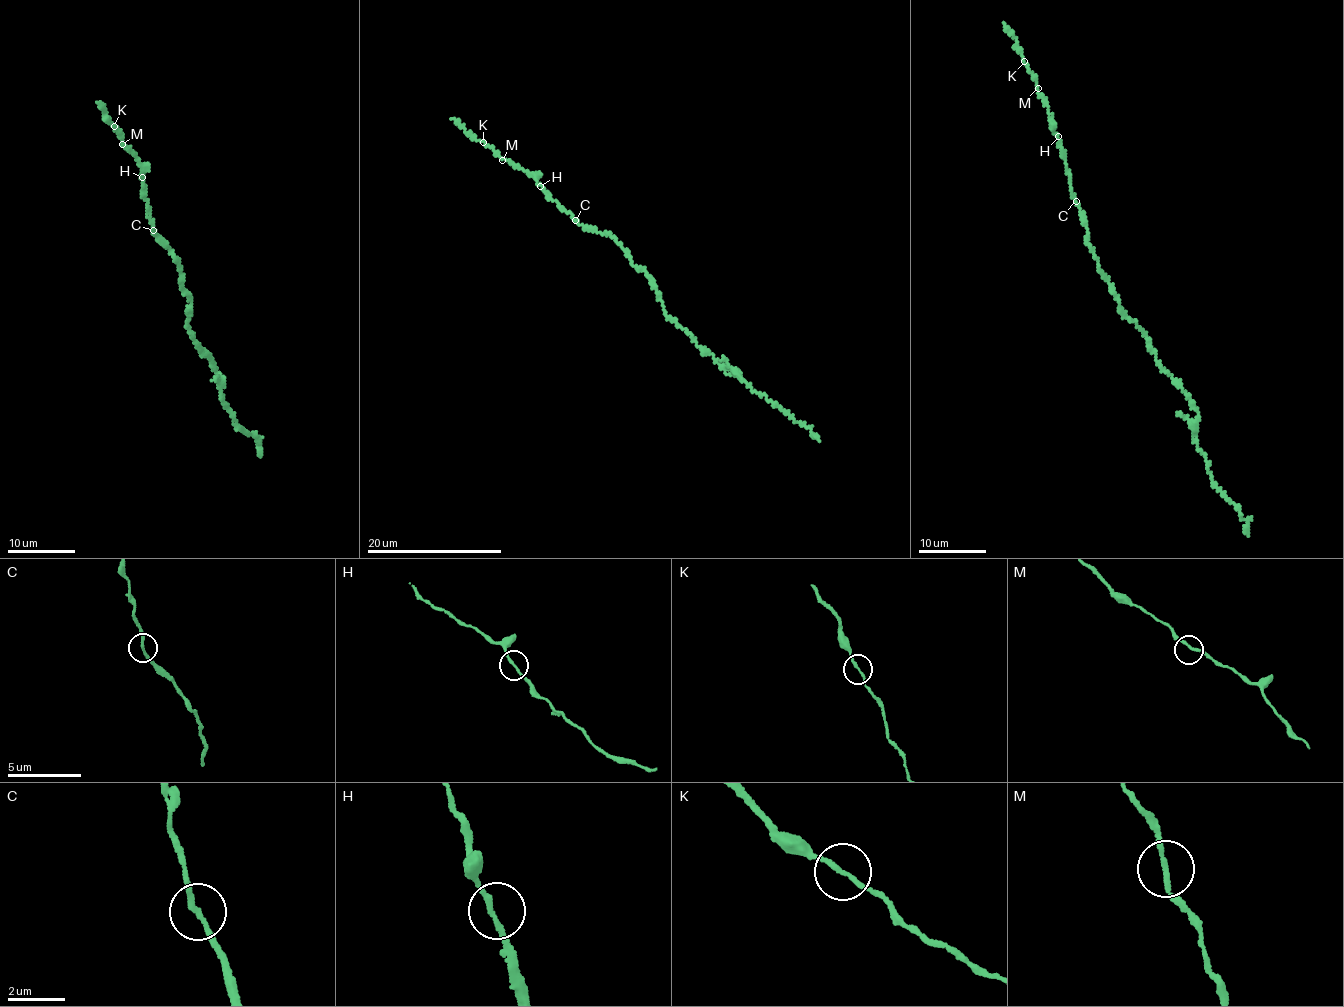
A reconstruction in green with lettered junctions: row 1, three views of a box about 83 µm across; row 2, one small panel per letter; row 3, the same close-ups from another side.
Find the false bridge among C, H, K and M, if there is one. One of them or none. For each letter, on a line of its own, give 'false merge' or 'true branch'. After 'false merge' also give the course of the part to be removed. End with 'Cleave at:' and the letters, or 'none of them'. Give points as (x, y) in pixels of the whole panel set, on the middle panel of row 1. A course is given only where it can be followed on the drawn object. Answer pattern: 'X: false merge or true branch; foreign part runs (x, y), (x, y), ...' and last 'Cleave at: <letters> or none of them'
C: false merge; foreign part runs (575, 221), (610, 234), (631, 262), (652, 278), (665, 313), (731, 376), (736, 372), (818, 440)
H: true branch
K: true branch
M: true branch
Cleave at: C

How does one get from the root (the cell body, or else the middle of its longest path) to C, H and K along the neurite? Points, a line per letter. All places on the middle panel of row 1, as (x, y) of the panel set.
C: (638, 269), (609, 233), (584, 228), (575, 221)
H: (638, 269), (609, 233), (584, 228), (540, 186)
K: (638, 269), (609, 233), (584, 228), (557, 204), (534, 175), (515, 167), (483, 142)

